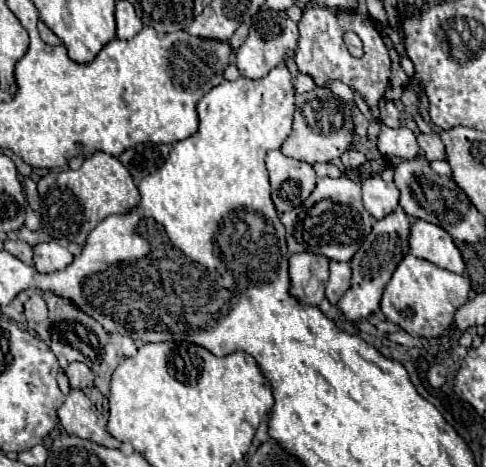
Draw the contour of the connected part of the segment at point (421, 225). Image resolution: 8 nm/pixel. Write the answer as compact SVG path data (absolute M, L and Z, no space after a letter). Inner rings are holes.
M416 220L410 230L410 252L416 258L424 258L440 268L446 268L456 274L464 274L466 266L460 250L454 246L452 236L444 232L444 228Z

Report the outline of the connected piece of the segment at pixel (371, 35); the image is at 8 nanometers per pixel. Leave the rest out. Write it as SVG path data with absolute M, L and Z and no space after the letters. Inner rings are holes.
M306 8L302 20L298 22L300 42L296 50L296 66L302 74L312 76L316 86L330 86L332 80L340 80L358 92L364 102L372 108L378 106L378 100L384 96L384 90L390 82L390 56L386 44L382 44L382 34L376 22L370 16L358 14L354 10L330 10L330 8ZM344 32L356 32L364 42L364 56L354 58L342 36Z

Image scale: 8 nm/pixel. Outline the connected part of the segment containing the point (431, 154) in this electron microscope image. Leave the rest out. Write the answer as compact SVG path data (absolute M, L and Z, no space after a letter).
M420 134L418 136L418 146L424 150L424 154L426 154L426 158L430 162L446 158L444 144L442 144L442 140L440 140L438 134Z

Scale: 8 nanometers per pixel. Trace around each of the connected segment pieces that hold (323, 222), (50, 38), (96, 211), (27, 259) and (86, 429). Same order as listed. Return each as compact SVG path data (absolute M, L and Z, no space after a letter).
M340 176L336 180L320 178L310 198L292 212L280 214L280 220L286 226L286 242L292 254L314 252L340 262L352 260L364 238L370 234L374 222L374 218L362 206L360 184L352 182L347 176Z
M38 22L38 32L40 32L40 38L42 38L46 44L50 44L50 46L58 46L58 44L62 42L44 22Z
M96 152L94 156L86 158L78 170L50 172L42 176L38 182L38 194L44 230L52 238L70 240L80 246L100 220L112 214L124 214L140 200L132 174L120 164L118 158L104 152Z
M6 238L4 240L4 248L14 254L16 258L20 258L24 264L32 264L32 246L22 242L22 240L16 240L16 238Z
M70 390L66 402L58 410L58 418L68 434L92 440L106 448L122 446L122 442L118 442L106 432L106 418L102 416L102 412L80 390Z

